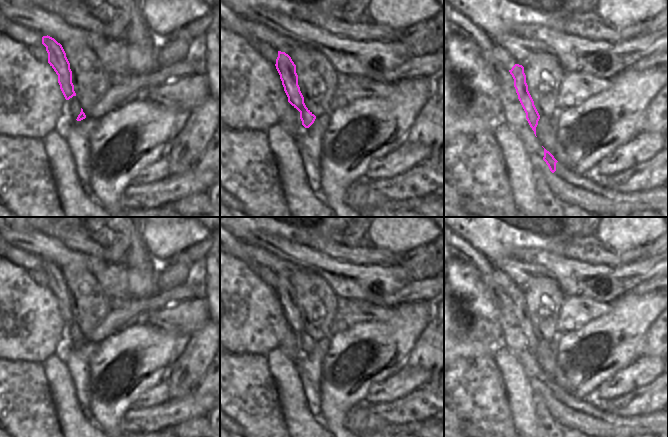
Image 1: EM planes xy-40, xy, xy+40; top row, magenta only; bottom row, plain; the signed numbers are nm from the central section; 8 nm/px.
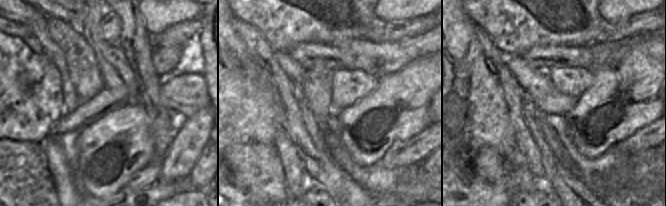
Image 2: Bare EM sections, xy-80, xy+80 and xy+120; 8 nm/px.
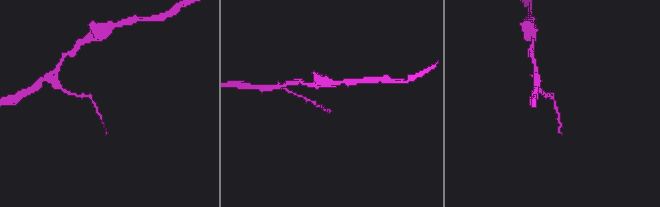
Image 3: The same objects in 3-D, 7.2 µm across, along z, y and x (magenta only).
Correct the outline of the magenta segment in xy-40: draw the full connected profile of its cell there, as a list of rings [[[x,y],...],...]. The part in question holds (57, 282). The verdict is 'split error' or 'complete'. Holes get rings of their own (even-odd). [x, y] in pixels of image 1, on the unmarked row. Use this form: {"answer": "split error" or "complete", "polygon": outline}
{"answer": "complete", "polygon": [[[50,260],[42,261],[42,268],[48,277],[48,287],[58,299],[58,307],[66,324],[76,320],[72,307],[72,295],[66,277],[60,267]]]}

